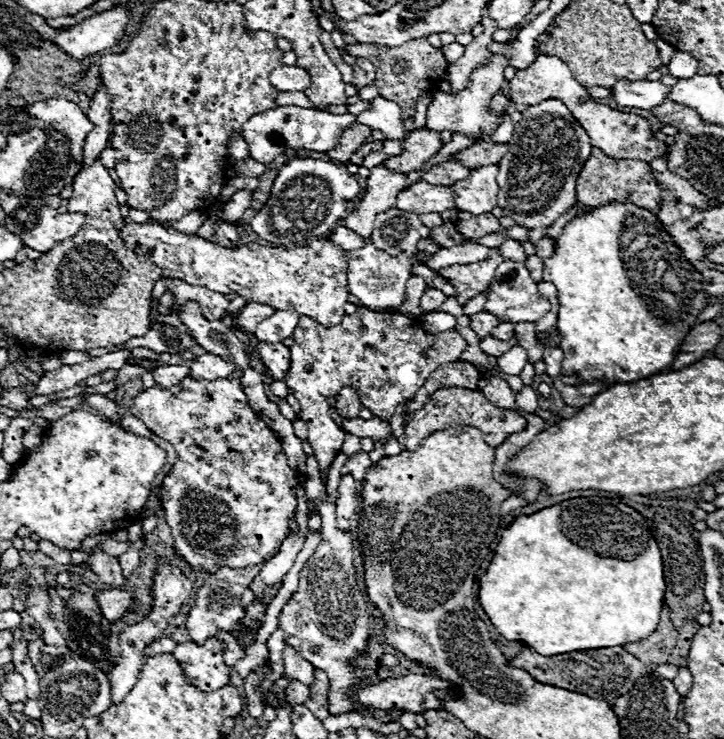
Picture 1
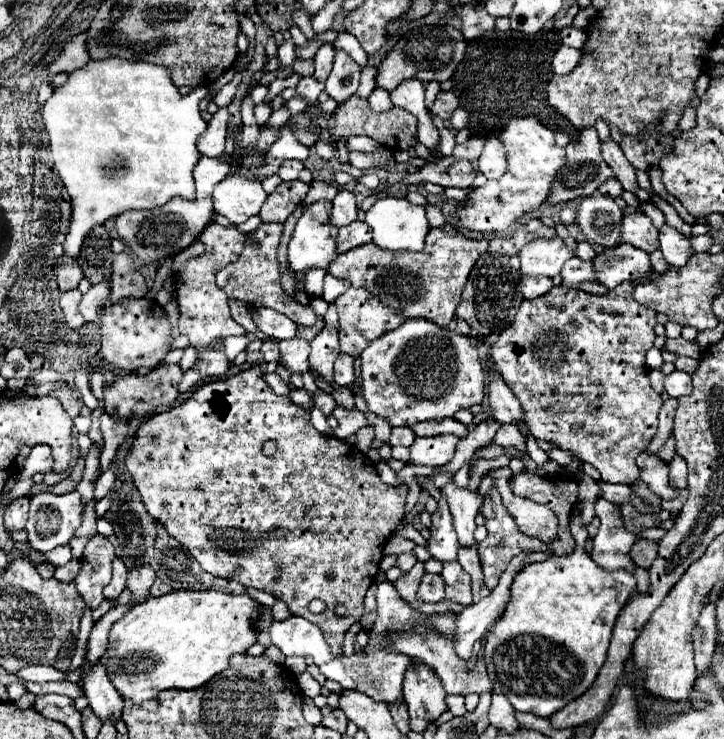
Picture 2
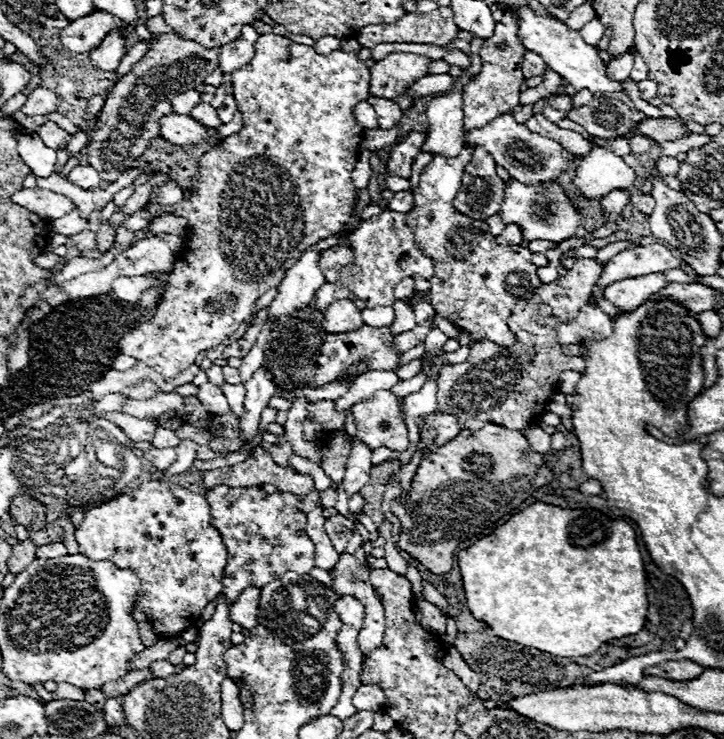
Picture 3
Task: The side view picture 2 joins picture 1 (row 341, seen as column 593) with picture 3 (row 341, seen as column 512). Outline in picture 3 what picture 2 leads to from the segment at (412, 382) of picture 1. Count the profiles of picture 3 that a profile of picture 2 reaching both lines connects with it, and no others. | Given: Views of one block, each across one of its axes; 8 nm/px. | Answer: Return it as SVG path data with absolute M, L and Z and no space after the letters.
M368 324L360 326L358 330L352 330L350 334L326 334L322 342L318 344L318 354L314 354L314 366L316 366L316 376L306 382L308 388L322 388L328 382L334 382L340 378L344 372L352 368L354 362L358 360L368 360L368 366L364 372L370 370L394 370L400 362L402 352L392 348L392 338L394 334L390 332L390 326L384 328L372 328Z

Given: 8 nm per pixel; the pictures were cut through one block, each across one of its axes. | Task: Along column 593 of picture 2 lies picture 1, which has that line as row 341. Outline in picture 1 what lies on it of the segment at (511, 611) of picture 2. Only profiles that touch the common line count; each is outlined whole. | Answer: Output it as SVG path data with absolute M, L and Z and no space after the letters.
M606 204L606 206L600 206L600 208L594 208L592 212L588 212L586 216L580 216L576 220L572 220L564 232L556 238L558 240L558 252L546 260L546 266L544 266L544 280L546 282L552 282L558 290L558 324L556 324L556 330L558 334L562 336L560 340L560 348L564 352L564 362L562 362L562 376L578 376L580 384L592 384L596 380L602 380L606 382L606 388L612 386L612 384L618 384L618 382L632 382L632 380L642 380L646 376L652 376L660 370L666 370L672 360L676 358L678 354L678 348L680 344L684 342L686 334L696 326L696 320L698 320L698 314L706 308L706 290L702 288L702 274L698 270L690 270L694 268L680 250L672 248L672 242L668 242L668 238L658 238L660 234L666 234L662 222L658 222L656 214L644 210L644 208L638 208L634 204Z

